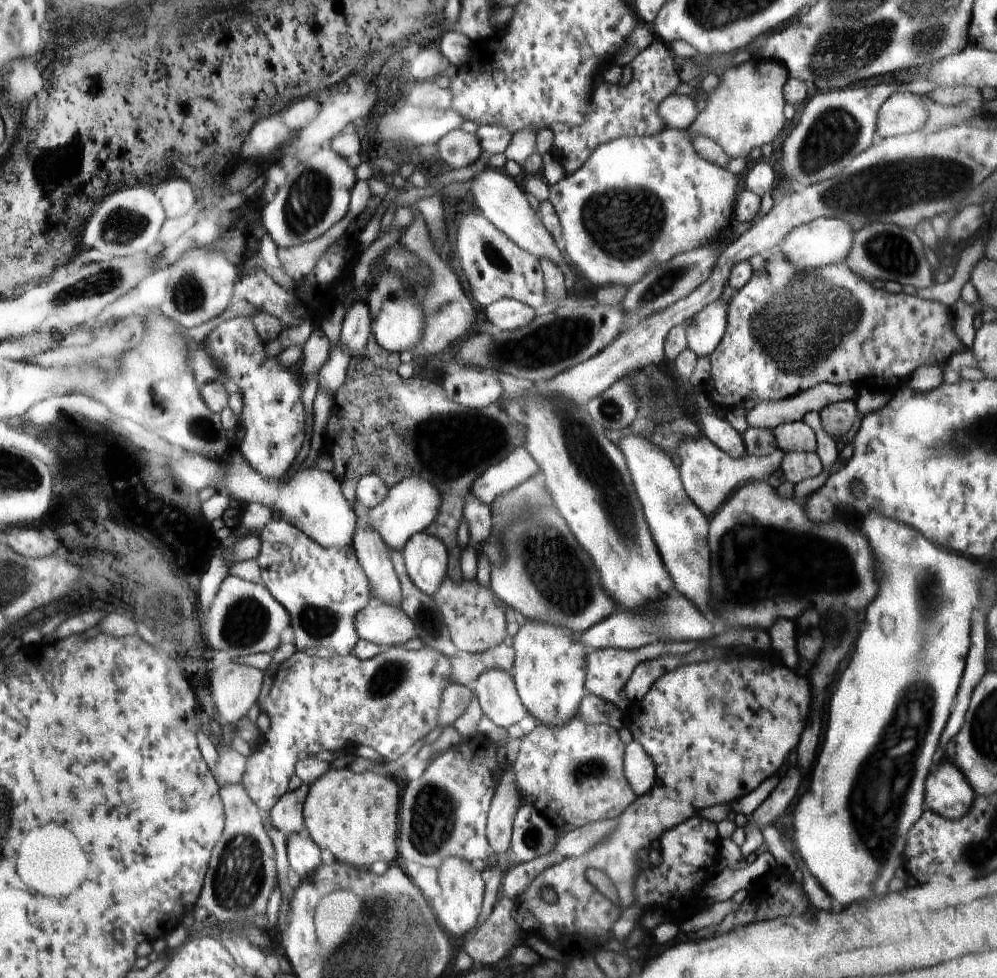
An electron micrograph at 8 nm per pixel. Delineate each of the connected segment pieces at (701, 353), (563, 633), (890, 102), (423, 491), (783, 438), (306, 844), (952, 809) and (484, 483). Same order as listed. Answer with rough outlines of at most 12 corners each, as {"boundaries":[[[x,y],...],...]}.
{"boundaries":[[[720,297],[685,325],[687,348],[708,358],[728,322]],[[526,620],[510,642],[518,696],[537,722],[573,720],[588,650]],[[894,92],[880,106],[876,137],[926,124],[926,98]],[[420,478],[389,488],[358,521],[402,551],[442,496]],[[806,422],[772,428],[782,452],[816,452],[817,438]],[[304,834],[287,835],[290,868],[301,880],[321,866],[320,848]],[[940,762],[926,776],[926,804],[958,820],[975,794],[955,763]],[[520,446],[489,466],[471,489],[491,506],[512,490],[540,472]]]}

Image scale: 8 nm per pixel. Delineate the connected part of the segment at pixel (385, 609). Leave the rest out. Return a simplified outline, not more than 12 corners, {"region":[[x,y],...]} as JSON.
{"region":[[372,599],[354,616],[359,639],[385,648],[416,637],[408,614]]}

